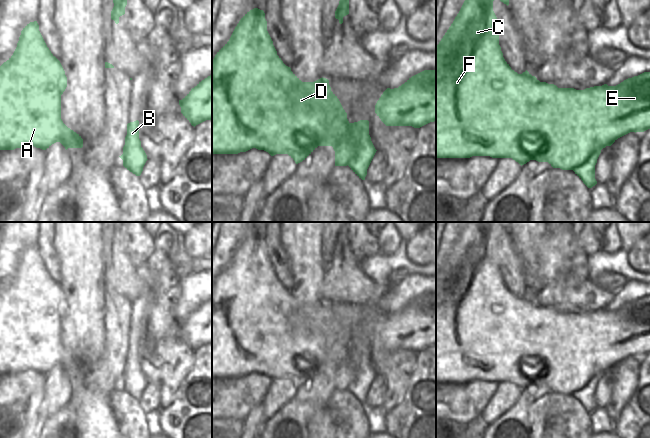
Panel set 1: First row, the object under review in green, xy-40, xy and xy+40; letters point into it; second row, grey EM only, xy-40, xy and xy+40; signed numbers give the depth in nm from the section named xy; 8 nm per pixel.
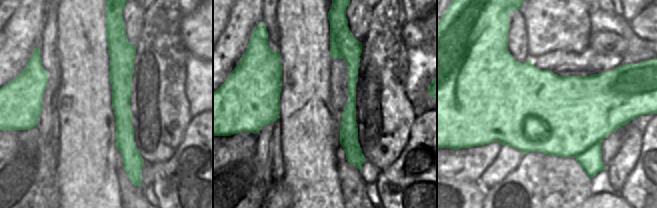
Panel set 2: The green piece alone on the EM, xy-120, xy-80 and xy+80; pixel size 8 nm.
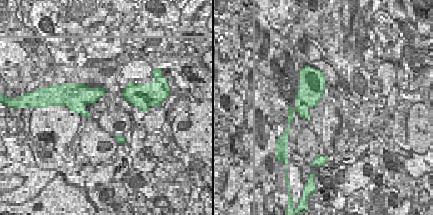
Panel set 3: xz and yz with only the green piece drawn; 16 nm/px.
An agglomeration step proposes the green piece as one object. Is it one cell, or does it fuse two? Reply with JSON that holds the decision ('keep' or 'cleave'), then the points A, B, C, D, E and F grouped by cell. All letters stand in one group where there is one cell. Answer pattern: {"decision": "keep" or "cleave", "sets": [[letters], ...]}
{"decision": "cleave", "sets": [["A", "C", "D", "E", "F"], ["B"]]}

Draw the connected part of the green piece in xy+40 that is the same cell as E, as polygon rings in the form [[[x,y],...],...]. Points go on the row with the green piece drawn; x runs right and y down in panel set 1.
[[[465,0],[453,23],[436,46],[436,158],[470,158],[490,156],[512,158],[521,166],[530,160],[548,162],[553,168],[573,170],[582,165],[597,150],[611,146],[618,138],[630,132],[644,132],[650,129],[650,72],[628,78],[616,86],[594,86],[584,90],[558,88],[554,84],[540,82],[527,70],[518,74],[505,61],[499,45],[499,27],[493,11],[494,0]]]

